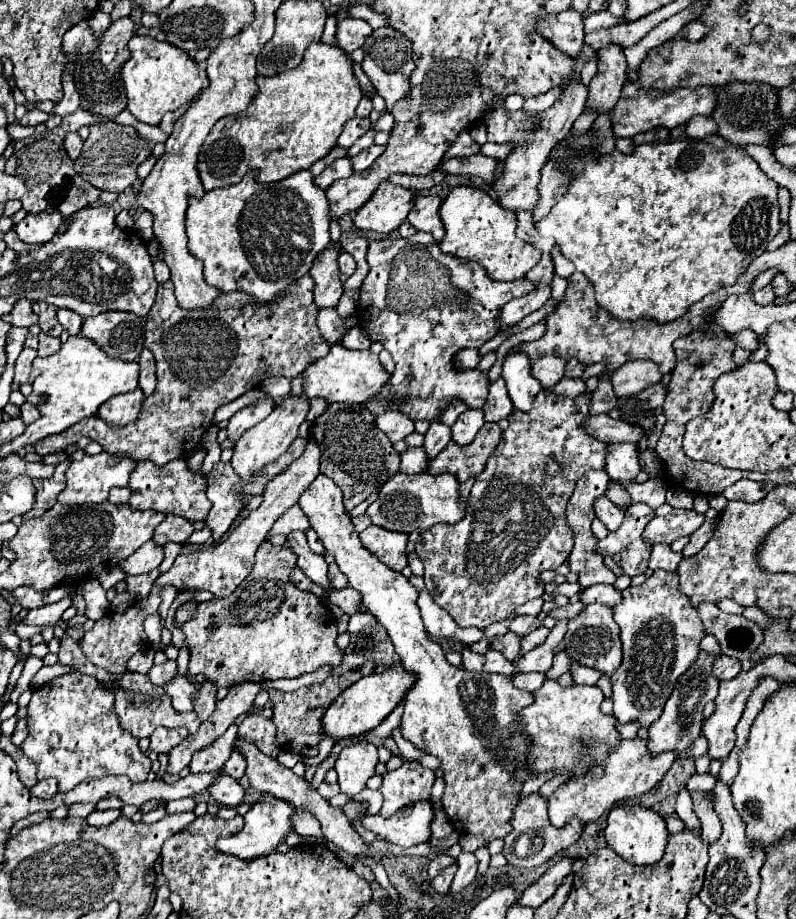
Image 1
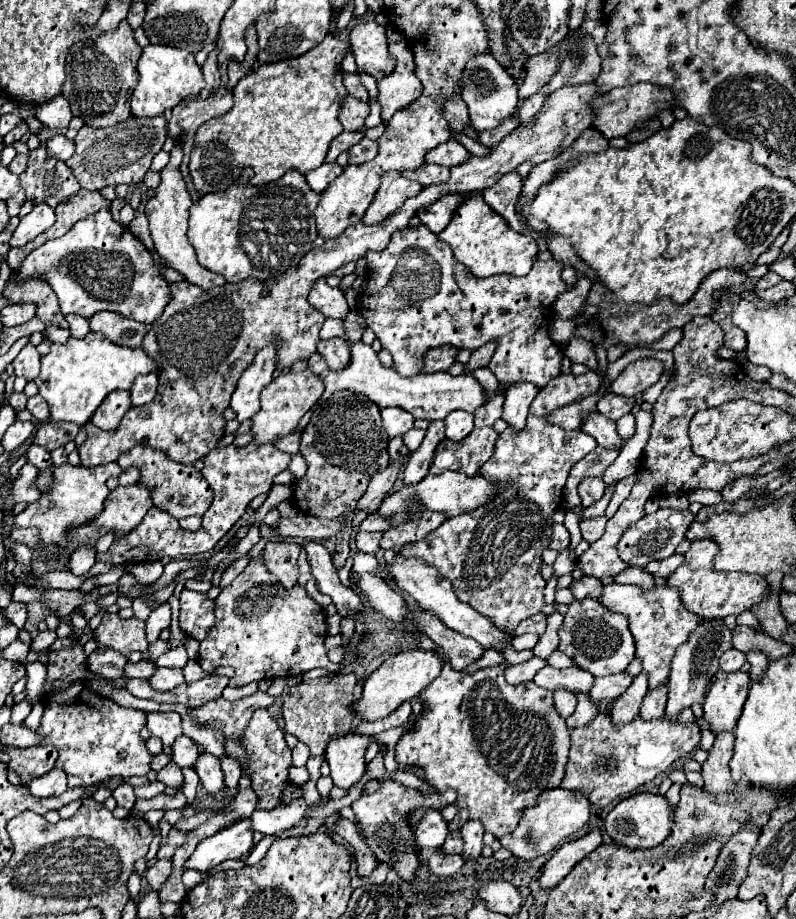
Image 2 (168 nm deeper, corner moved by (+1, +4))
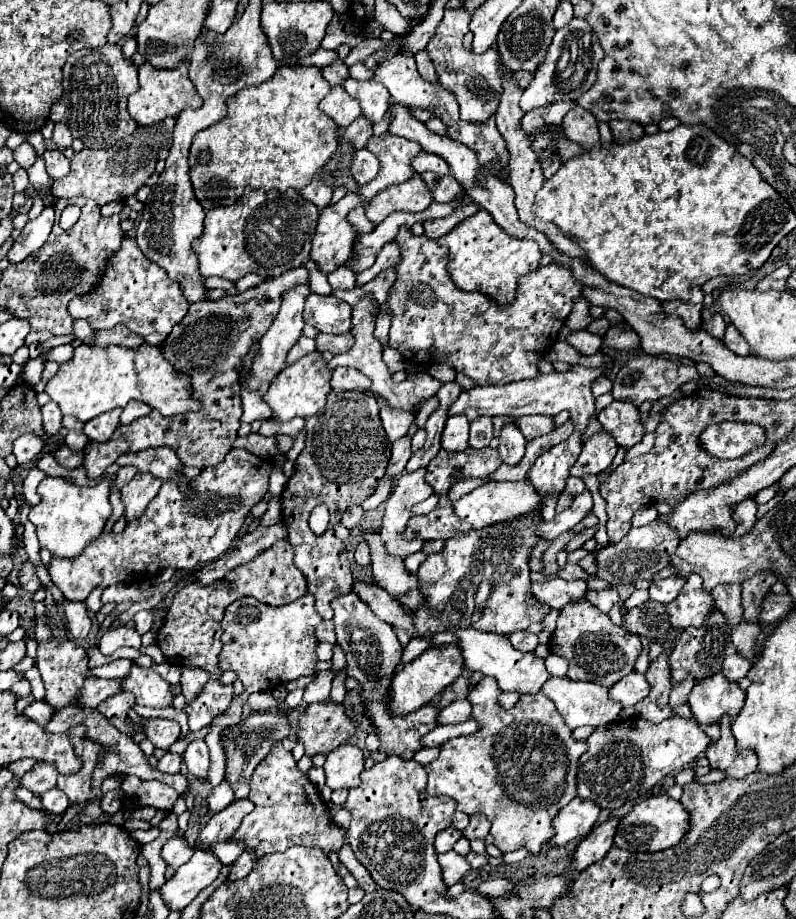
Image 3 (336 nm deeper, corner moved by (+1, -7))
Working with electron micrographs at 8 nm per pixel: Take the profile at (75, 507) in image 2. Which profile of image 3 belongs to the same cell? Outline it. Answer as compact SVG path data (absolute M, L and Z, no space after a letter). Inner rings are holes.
M46 477L38 485L38 495L42 501L28 513L30 523L36 527L40 547L48 549L52 555L60 555L60 559L76 559L88 547L88 543L102 533L106 519L112 515L108 493L110 481L82 489L64 477Z

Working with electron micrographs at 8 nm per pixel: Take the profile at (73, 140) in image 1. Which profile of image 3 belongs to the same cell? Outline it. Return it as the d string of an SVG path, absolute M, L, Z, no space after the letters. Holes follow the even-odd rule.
M46 149L42 157L46 161L46 169L48 169L48 175L52 179L60 179L60 177L68 175L70 159L60 149Z

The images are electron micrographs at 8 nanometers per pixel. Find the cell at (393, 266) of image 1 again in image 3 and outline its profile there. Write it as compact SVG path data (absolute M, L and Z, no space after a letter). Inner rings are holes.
M400 227L396 235L396 245L400 247L400 263L394 265L396 281L388 293L390 309L390 347L400 351L402 357L412 365L432 365L448 363L458 373L478 381L478 385L506 385L522 379L532 379L540 375L538 363L544 359L548 347L556 341L560 327L572 309L574 297L580 297L580 283L572 277L570 269L560 265L538 267L536 271L520 277L516 299L512 303L496 303L484 293L466 293L454 287L448 275L448 251L428 237L416 237L408 227Z

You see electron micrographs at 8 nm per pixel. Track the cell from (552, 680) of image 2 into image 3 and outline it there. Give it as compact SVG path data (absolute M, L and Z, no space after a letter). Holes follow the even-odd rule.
M552 677L552 679L548 679L548 683L544 683L542 693L556 703L558 713L564 717L564 721L570 729L576 729L580 725L590 725L590 727L608 725L622 711L622 705L608 697L606 687L600 687L600 685L588 683L588 681L572 681L568 677Z

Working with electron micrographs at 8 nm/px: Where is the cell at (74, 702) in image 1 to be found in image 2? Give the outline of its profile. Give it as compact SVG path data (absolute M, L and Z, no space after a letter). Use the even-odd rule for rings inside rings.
M72 684L68 690L48 698L38 732L44 736L42 744L56 746L56 766L68 774L68 788L86 788L114 776L128 778L146 776L150 772L152 754L140 738L142 726L146 726L144 712L100 698L92 694L86 684Z

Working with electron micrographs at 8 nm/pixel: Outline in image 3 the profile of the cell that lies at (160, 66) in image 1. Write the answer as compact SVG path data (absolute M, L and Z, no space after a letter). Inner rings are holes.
M184 61L180 67L168 69L168 71L160 71L156 67L152 67L150 63L144 63L138 67L138 77L140 77L140 89L134 95L130 95L130 99L128 99L128 113L132 119L136 119L138 125L160 123L166 117L176 117L180 111L184 111L188 107L198 109L202 105L202 99L196 93L188 75L188 61Z

